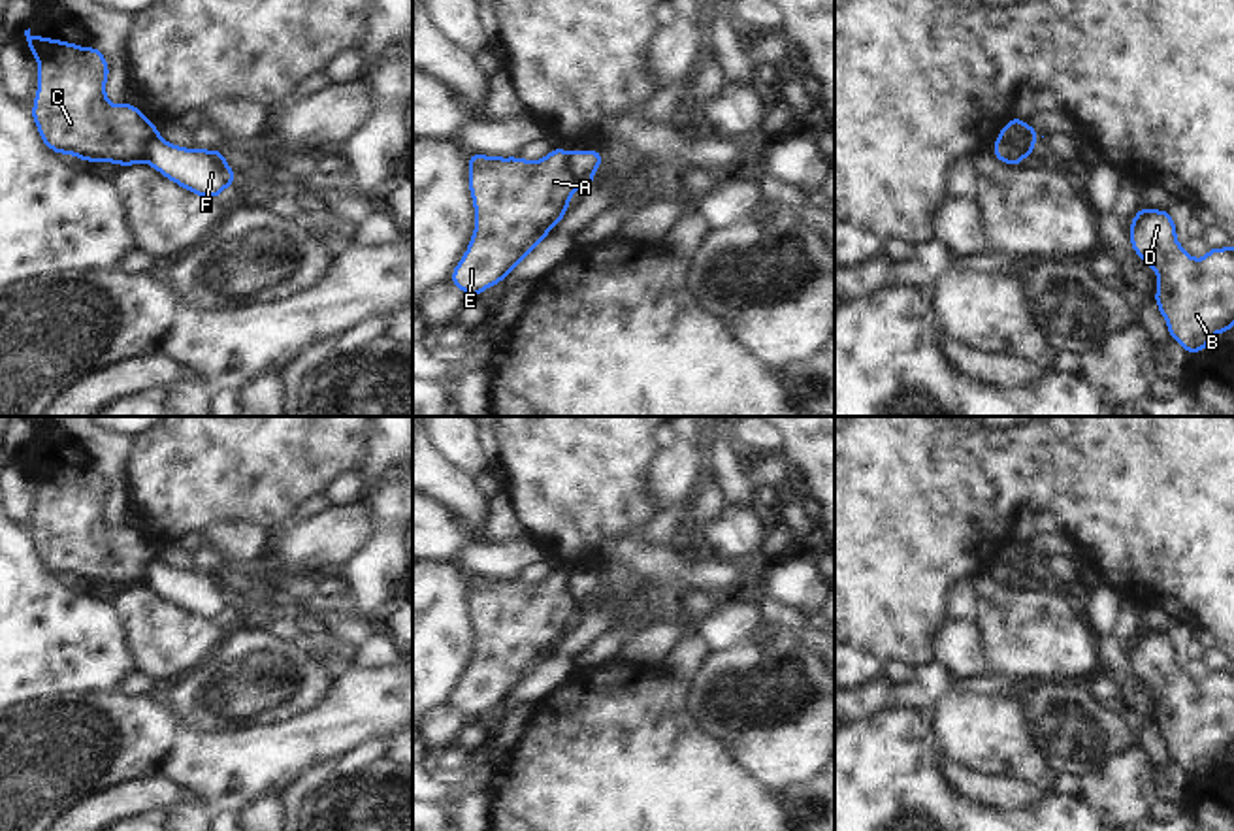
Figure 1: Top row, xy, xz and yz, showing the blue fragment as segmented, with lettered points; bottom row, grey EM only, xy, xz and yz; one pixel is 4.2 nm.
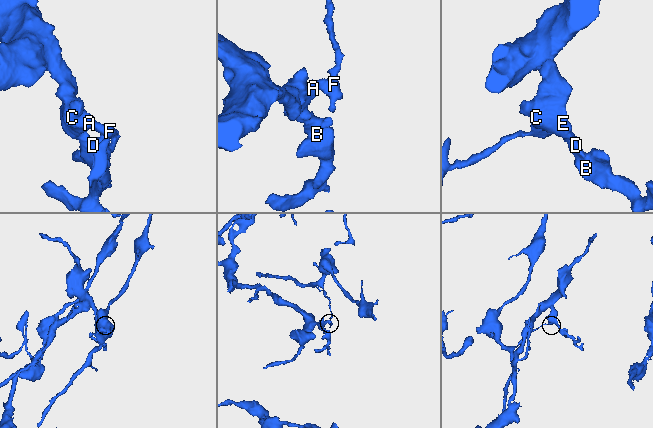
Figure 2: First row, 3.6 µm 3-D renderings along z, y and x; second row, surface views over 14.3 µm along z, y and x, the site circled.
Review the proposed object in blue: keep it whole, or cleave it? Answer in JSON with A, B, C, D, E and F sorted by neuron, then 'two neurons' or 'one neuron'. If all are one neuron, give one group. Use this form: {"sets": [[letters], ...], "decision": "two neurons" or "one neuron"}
{"sets": [["A", "B", "C", "D", "E"], ["F"]], "decision": "two neurons"}

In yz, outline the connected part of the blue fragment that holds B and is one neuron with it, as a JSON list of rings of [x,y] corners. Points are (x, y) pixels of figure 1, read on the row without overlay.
[[[1145,629],[1128,656],[1136,676],[1161,701],[1153,720],[1170,758],[1193,776],[1204,773],[1213,756],[1226,756],[1234,746],[1234,669],[1210,671],[1204,682],[1194,682],[1177,667],[1170,635]]]

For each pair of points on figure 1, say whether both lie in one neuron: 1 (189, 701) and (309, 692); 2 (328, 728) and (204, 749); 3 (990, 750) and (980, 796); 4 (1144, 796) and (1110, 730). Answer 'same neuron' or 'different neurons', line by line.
1: same neuron
2: same neuron
3: different neurons
4: different neurons

